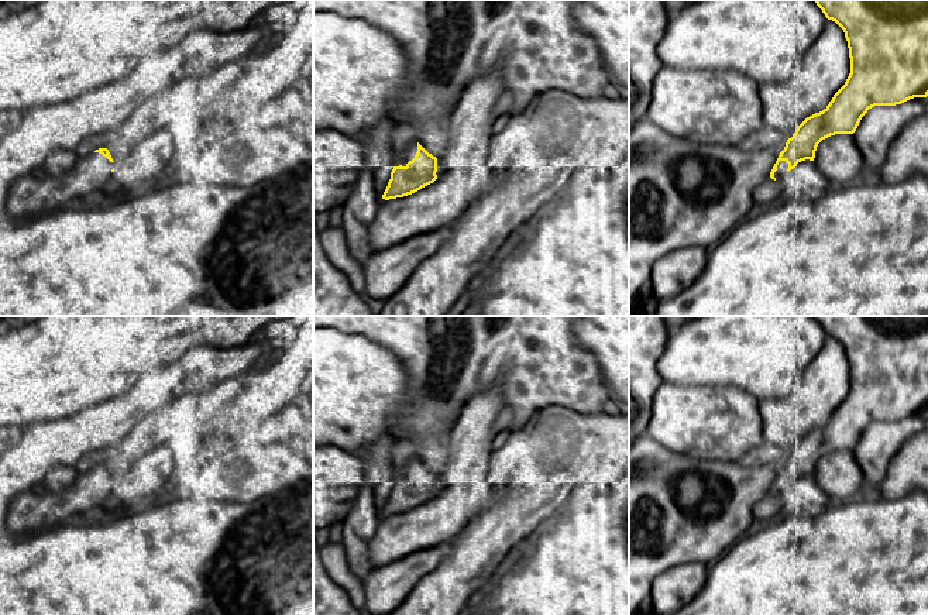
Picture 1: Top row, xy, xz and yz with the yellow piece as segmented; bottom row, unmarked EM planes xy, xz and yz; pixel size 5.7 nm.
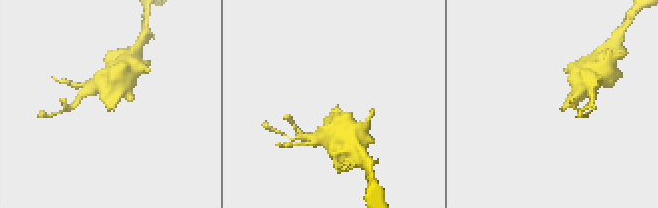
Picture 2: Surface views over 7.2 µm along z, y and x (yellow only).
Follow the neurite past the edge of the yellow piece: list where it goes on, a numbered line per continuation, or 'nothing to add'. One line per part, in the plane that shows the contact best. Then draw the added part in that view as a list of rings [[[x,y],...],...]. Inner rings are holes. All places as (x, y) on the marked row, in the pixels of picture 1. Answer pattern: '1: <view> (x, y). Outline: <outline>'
1: yz (782, 168). Outline: [[[780,161],[777,165],[777,171],[774,172],[774,178],[777,182],[787,172],[787,169],[788,169],[788,164],[786,161]]]

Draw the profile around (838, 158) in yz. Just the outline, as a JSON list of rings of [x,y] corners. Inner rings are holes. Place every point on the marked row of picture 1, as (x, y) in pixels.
[[[835,134],[822,140],[814,162],[834,186],[855,183],[865,171],[862,152],[852,134]]]

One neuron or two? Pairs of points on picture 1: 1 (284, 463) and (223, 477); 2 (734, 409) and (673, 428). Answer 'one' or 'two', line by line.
1: one
2: one

